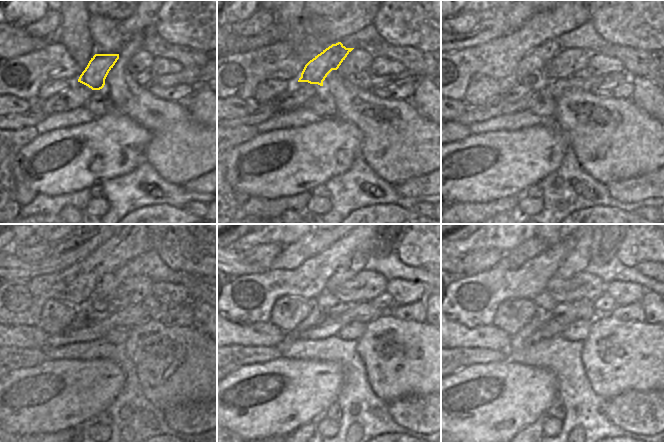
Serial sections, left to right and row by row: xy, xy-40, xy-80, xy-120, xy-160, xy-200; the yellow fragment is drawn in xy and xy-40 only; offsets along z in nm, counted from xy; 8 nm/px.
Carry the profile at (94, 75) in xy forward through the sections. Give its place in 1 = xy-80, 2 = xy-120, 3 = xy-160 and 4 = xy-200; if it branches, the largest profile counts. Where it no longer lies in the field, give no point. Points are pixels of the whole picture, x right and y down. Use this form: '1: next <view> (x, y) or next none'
1: next xy-80 (551, 62)
2: next xy-120 (109, 282)
3: next xy-160 (357, 263)
4: next xy-200 (579, 258)

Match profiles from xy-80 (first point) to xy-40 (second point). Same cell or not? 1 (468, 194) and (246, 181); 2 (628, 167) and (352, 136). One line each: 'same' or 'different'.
1: same
2: different

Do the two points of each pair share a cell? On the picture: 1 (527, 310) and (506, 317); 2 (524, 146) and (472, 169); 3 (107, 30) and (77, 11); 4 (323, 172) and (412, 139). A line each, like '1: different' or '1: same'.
1: same
2: same
3: different
4: different

